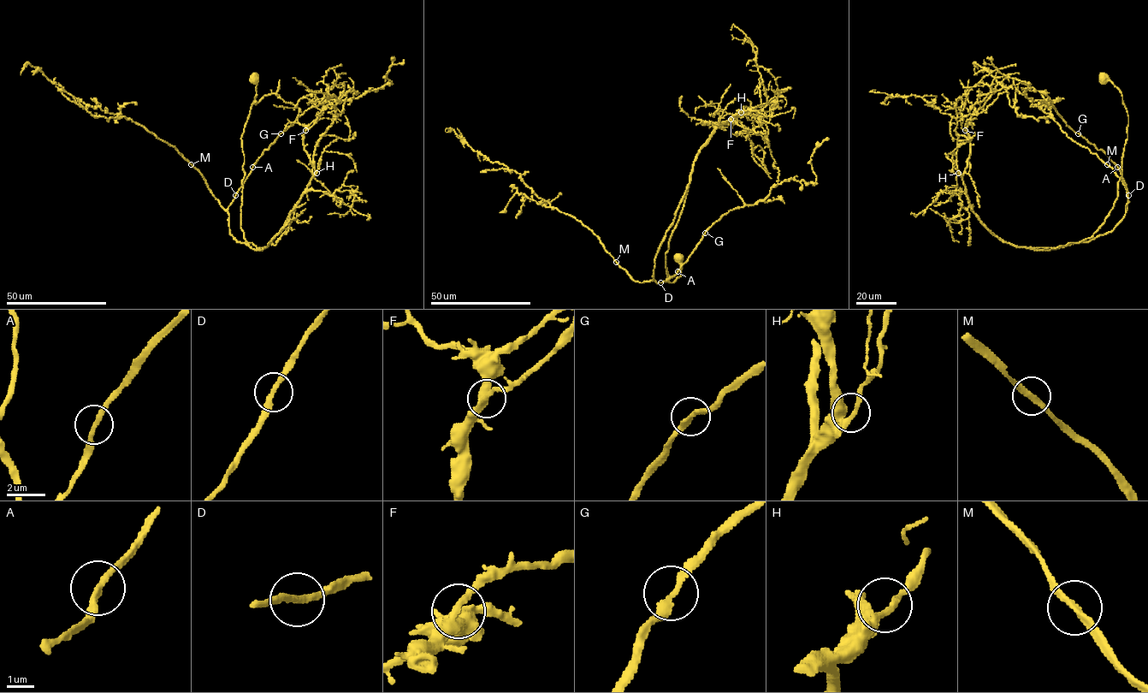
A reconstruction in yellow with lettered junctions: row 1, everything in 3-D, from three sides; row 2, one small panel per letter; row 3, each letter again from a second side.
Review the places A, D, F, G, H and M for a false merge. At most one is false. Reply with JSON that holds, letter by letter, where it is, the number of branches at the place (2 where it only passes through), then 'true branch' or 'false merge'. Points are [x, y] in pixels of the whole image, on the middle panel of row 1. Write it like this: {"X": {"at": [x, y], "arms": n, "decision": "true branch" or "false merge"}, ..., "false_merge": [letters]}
{"A": {"at": [677, 271], "arms": 2, "decision": "true branch"}, "D": {"at": [660, 282], "arms": 2, "decision": "true branch"}, "F": {"at": [730, 119], "arms": 3, "decision": "true branch"}, "G": {"at": [705, 233], "arms": 2, "decision": "true branch"}, "H": {"at": [741, 112], "arms": 2, "decision": "true branch"}, "M": {"at": [616, 262], "arms": 2, "decision": "true branch"}, "false_merge": []}

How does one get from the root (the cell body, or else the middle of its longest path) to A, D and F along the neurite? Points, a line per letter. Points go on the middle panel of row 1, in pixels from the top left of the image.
A: (677, 259), (681, 276), (666, 281), (665, 253), (689, 184), (657, 254), (652, 280), (661, 282), (677, 271)
D: (677, 259), (681, 276), (666, 281), (665, 253), (689, 184), (655, 257), (652, 280), (660, 282)
F: (677, 259), (681, 276), (666, 281), (665, 253), (697, 154), (721, 123), (737, 117), (728, 124), (730, 119)

